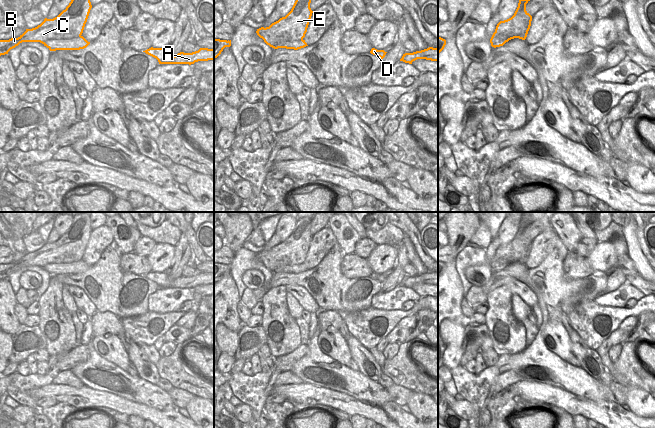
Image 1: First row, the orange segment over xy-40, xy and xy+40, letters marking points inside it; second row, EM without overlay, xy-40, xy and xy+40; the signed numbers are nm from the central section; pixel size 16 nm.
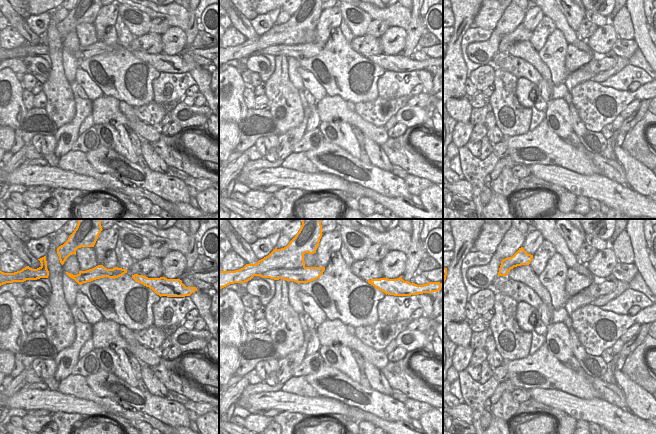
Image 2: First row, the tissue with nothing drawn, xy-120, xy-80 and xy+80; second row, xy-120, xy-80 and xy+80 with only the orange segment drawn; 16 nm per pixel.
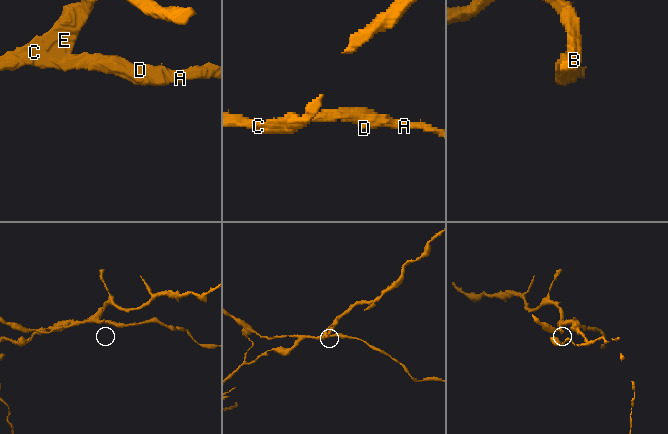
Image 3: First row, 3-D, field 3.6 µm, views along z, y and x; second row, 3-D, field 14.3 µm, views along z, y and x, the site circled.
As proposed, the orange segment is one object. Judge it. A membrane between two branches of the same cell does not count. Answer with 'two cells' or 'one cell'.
two cells

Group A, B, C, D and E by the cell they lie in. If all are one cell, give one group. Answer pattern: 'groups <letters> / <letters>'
groups A D / B C E

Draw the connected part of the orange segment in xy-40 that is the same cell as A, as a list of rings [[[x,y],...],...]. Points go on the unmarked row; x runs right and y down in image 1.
[[[149,272],[145,275],[146,278],[156,282],[159,288],[194,288],[198,285],[214,284],[214,273],[200,272],[192,277],[180,276],[177,279],[170,281],[168,274],[164,272]]]

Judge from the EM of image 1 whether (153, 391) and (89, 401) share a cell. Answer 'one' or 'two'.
two

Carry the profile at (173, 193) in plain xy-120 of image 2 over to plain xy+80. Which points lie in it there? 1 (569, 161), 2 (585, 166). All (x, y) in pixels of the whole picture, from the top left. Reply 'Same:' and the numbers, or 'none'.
Same: 1, 2

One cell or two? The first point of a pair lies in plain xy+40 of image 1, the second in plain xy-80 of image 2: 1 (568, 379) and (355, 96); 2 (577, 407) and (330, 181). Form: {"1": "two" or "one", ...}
{"1": "two", "2": "one"}

